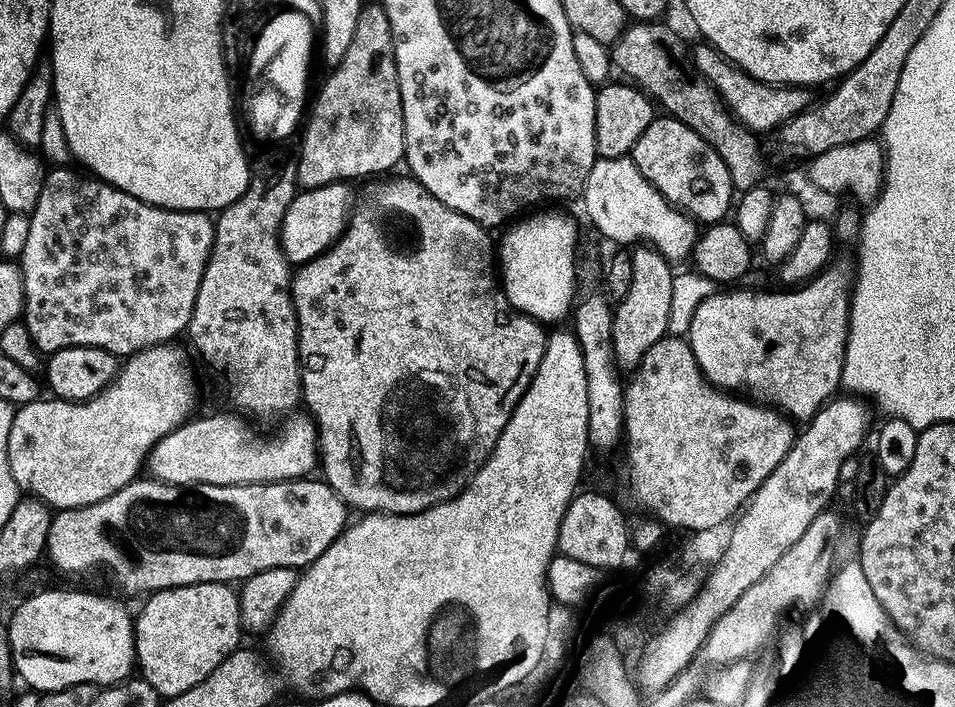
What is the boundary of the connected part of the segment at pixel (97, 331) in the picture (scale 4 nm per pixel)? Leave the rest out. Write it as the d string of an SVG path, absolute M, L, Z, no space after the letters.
M68 168L45 171L42 194L38 194L36 207L30 213L30 234L26 234L26 246L18 257L20 277L24 283L22 322L26 330L30 330L30 338L41 354L51 354L70 346L94 346L113 352L117 358L127 358L135 352L175 341L176 335L179 332L181 335L187 329L194 310L194 298L198 298L198 282L202 280L216 233L213 217L203 212L175 212L173 208L159 208L147 204L118 190L105 180L98 180L91 174L80 172L71 172Z

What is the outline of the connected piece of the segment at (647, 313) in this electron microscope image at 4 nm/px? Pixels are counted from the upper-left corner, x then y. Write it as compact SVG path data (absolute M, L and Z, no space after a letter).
M636 246L630 252L632 273L630 274L630 290L626 290L626 298L615 305L612 313L612 349L617 369L625 373L635 372L646 350L654 346L664 336L669 335L670 300L673 293L672 280L674 268L655 248Z

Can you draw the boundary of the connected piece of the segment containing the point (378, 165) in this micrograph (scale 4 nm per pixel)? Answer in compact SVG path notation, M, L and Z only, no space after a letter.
M365 3L355 22L354 38L350 38L350 46L346 46L346 54L335 61L328 81L320 88L310 104L310 115L304 128L304 141L300 144L300 152L296 156L296 183L301 189L321 188L327 184L349 182L359 176L372 176L375 172L388 174L392 167L404 159L404 115L402 114L402 98L398 86L398 70L392 45L392 31L389 18L381 3Z

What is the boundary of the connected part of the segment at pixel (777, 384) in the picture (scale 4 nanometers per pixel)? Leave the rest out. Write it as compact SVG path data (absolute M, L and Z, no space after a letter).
M840 260L829 263L823 272L812 277L803 286L793 287L791 290L784 290L777 300L772 300L772 296L768 292L728 292L724 296L724 320L720 320L720 299L719 295L706 298L697 309L694 310L692 321L686 335L689 346L692 347L694 358L698 362L698 366L702 370L704 377L717 388L725 390L740 390L736 388L745 388L747 395L753 401L763 402L765 405L771 406L789 417L798 419L801 422L807 422L837 395L836 388L841 387L840 379L842 378L842 366L844 365L844 351L846 350L846 342L848 341L848 305L850 303L850 293L854 283L854 268L851 263Z

